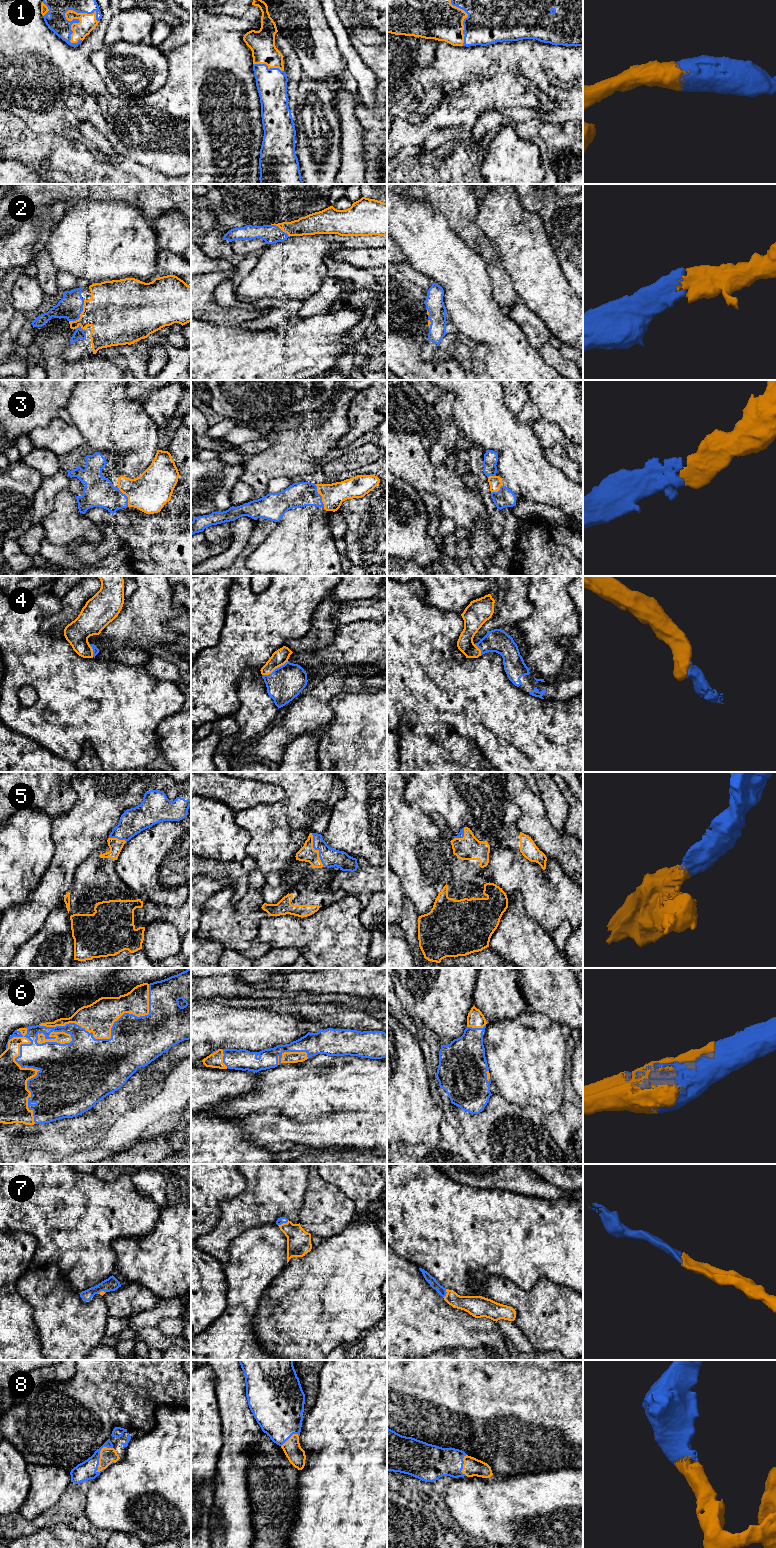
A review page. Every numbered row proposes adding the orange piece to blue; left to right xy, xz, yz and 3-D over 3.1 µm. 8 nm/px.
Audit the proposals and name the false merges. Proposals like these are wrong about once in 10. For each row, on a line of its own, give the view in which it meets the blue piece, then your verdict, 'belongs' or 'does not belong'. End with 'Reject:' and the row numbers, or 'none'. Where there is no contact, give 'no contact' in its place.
1: contact in xy; belongs
2: contact in xy; belongs
3: contact in xz; belongs
4: contact in xz; belongs
5: contact in xz; belongs
6: contact in xy; belongs
7: contact in xz; belongs
8: contact in xy; belongs
Reject: none

